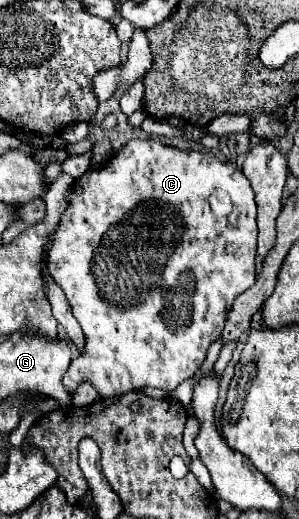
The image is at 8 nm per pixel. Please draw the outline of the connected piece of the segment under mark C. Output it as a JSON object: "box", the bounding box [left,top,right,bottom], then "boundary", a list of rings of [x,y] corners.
{"box":[46,140,258,398],"boundary":[[[130,140],[124,144],[118,154],[114,154],[106,166],[88,170],[82,178],[78,178],[72,186],[70,204],[64,210],[60,218],[60,226],[54,234],[54,244],[48,252],[46,264],[56,280],[56,284],[62,286],[66,292],[66,298],[72,306],[74,318],[82,326],[84,332],[84,350],[80,356],[76,356],[70,362],[70,368],[62,376],[62,384],[68,394],[74,394],[76,388],[84,382],[90,382],[100,398],[116,398],[132,390],[142,390],[146,386],[160,388],[166,392],[172,392],[182,380],[190,378],[204,362],[206,352],[210,344],[220,336],[226,314],[232,306],[232,302],[246,292],[254,280],[254,264],[256,264],[256,238],[258,238],[258,226],[256,226],[256,200],[254,192],[248,184],[248,178],[242,174],[242,170],[234,162],[222,162],[210,152],[198,152],[198,150],[178,150],[164,146],[160,142],[148,142],[148,140]]]}

